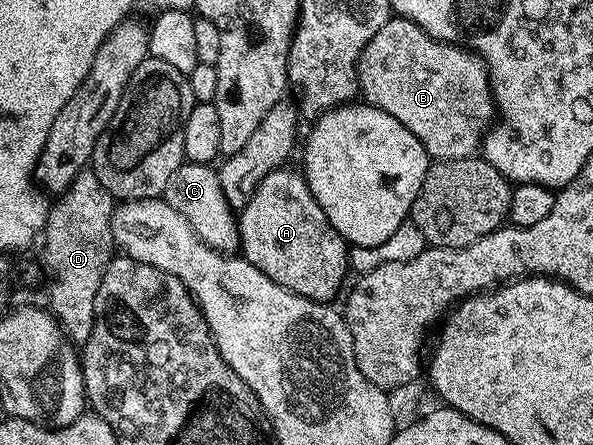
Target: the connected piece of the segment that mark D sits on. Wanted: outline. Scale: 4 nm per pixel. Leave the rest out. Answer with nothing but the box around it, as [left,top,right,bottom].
[41,171,116,343]

